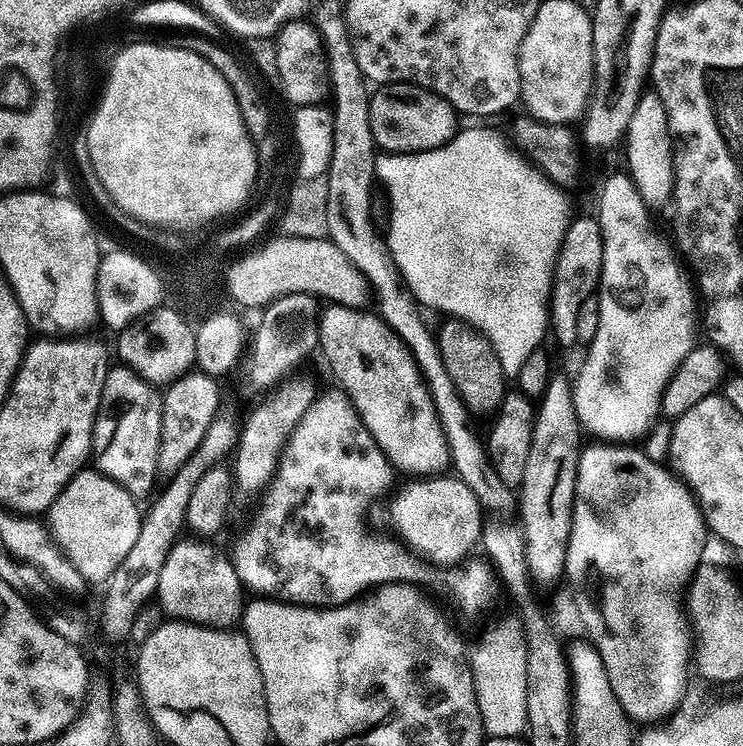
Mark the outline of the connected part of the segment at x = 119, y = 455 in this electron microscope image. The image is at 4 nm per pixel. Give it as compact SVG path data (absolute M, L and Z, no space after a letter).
M116 366L109 371L92 431L91 459L97 471L118 482L138 502L143 501L143 496L151 497L157 487L163 406L161 389L144 380L133 368Z

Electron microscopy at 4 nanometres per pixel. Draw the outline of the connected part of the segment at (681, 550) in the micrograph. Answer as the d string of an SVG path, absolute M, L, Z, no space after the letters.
M592 442L589 448L587 445L580 453L576 499L572 510L572 531L569 534L566 557L566 580L580 585L580 604L586 609L588 628L594 634L594 638L590 642L606 666L610 686L614 690L618 702L624 707L624 712L636 722L639 720L660 722L671 717L679 709L676 707L679 706L680 699L684 696L684 687L688 684L688 672L690 676L690 626L682 611L682 597L685 595L688 583L692 581L693 574L705 559L706 525L695 497L667 467L664 469L662 465L655 464L650 457L643 456L640 452L623 452L620 448L623 447L616 442Z

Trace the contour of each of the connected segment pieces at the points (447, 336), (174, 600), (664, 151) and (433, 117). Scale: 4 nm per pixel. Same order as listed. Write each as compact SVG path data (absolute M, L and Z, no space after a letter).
M448 318L443 321L440 332L435 333L436 345L442 354L442 366L446 366L446 374L454 382L464 399L464 405L473 413L495 413L504 403L506 395L506 377L502 370L502 362L498 362L498 354L494 346L474 327L465 320Z
M207 539L176 540L158 574L155 599L163 615L174 620L189 620L192 624L207 624L210 628L227 628L241 623L246 603L246 589L240 583L236 565L224 557L220 548L207 544Z
M654 90L641 91L638 104L634 106L634 114L630 114L630 126L622 141L624 156L628 159L626 171L634 182L638 194L642 194L644 203L667 205L672 199L672 150L674 141L668 129L666 106L662 106L662 98Z
M410 84L383 85L373 91L370 100L370 130L374 135L377 149L388 152L389 155L398 153L429 152L446 145L458 131L458 114L452 104L441 96Z

